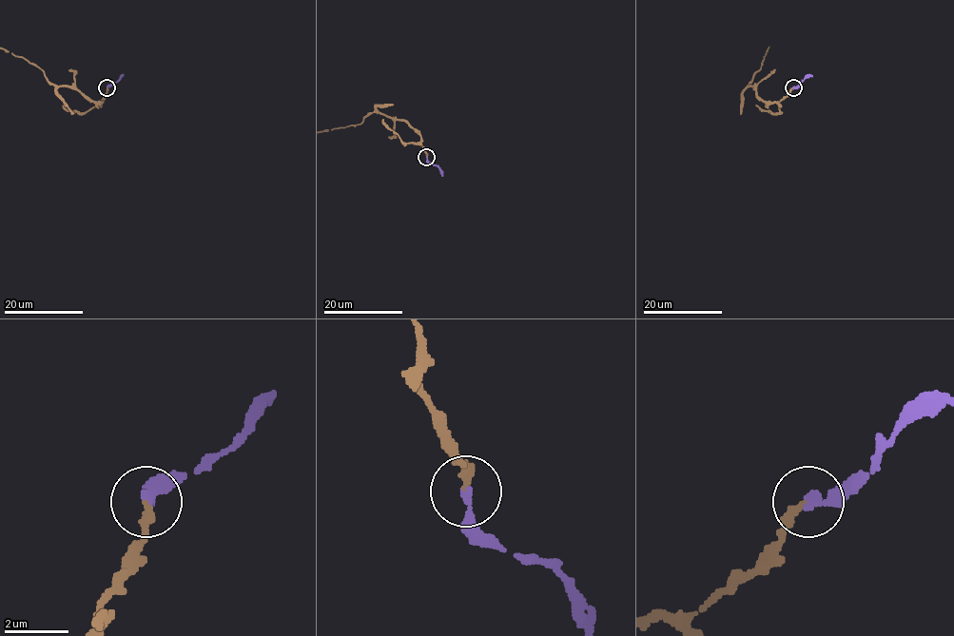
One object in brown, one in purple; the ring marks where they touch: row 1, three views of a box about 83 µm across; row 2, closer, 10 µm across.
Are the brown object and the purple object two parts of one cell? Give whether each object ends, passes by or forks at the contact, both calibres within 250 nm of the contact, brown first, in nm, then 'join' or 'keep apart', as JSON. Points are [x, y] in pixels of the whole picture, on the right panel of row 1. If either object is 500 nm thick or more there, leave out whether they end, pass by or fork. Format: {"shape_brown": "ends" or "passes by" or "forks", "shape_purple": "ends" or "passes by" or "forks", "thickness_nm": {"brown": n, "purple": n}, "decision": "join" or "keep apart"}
{"shape_brown": "ends", "shape_purple": "ends", "thickness_nm": {"brown": 200, "purple": 240}, "decision": "join"}

